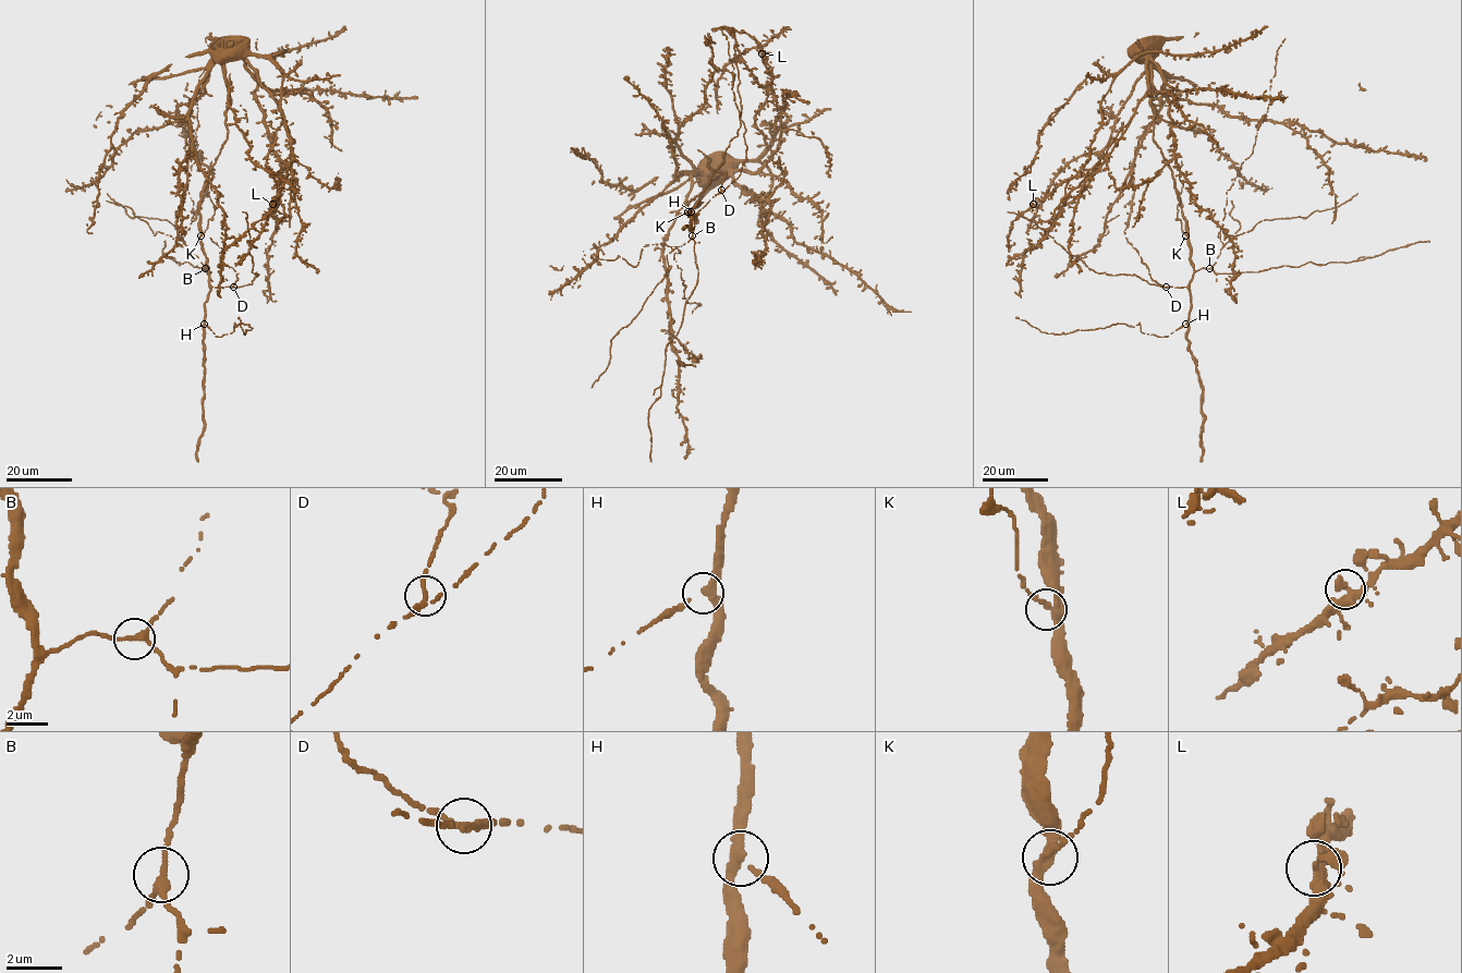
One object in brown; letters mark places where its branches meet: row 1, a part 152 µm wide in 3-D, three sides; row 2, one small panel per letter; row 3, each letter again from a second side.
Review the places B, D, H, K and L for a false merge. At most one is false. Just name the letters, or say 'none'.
none

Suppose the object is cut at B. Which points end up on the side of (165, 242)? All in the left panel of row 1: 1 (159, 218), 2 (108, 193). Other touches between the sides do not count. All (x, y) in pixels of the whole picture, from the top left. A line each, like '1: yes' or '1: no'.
1: yes
2: yes

